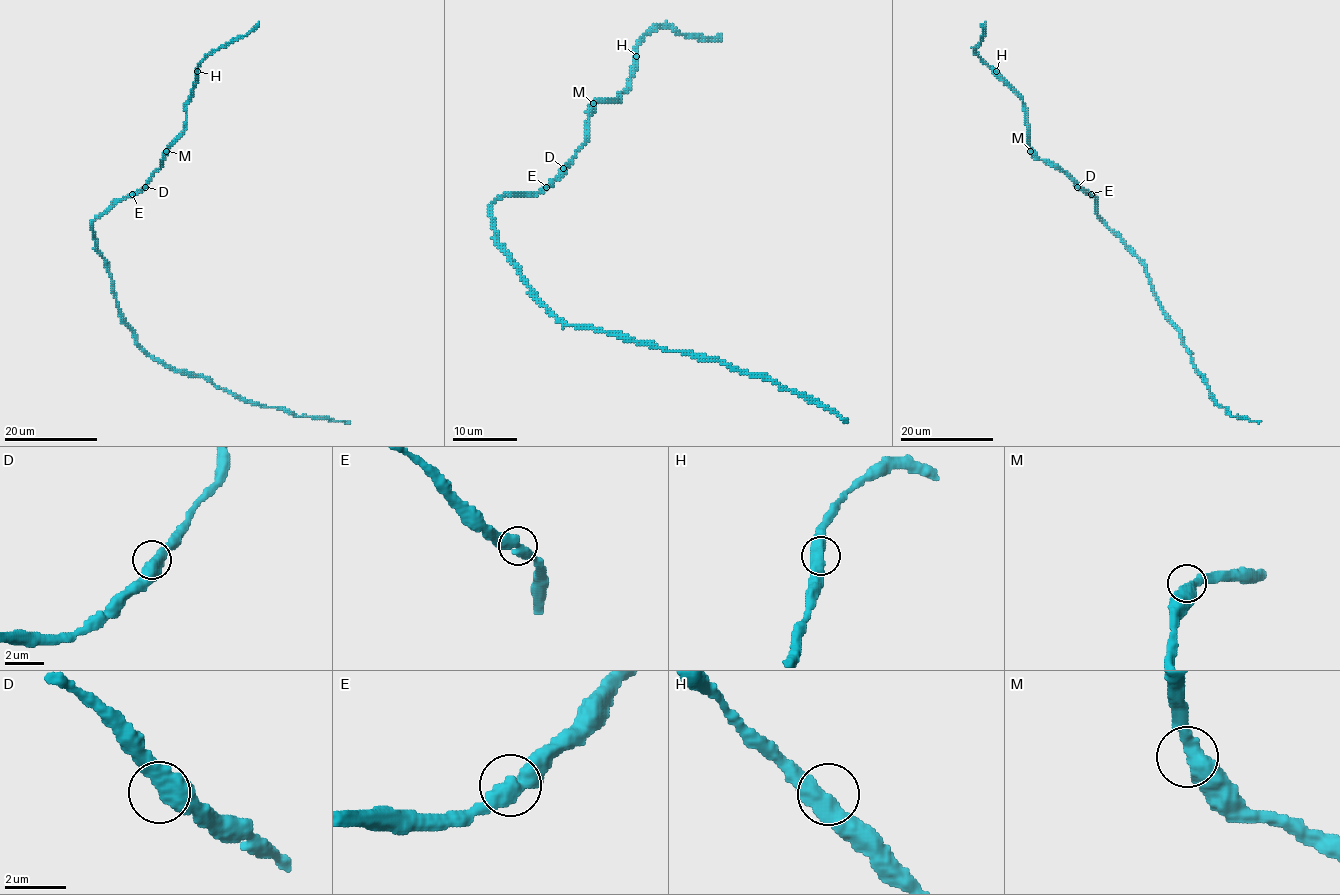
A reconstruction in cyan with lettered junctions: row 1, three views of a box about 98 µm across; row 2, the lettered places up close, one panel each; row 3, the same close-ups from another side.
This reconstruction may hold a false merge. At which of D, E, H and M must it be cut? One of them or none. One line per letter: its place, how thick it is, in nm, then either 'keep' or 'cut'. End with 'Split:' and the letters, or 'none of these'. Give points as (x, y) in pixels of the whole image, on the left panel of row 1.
D: at (145, 187); 460 nm thick; keep
E: at (132, 194); 440 nm thick; keep
H: at (197, 71); 440 nm thick; keep
M: at (166, 151); 420 nm thick; keep
Split: none of these

